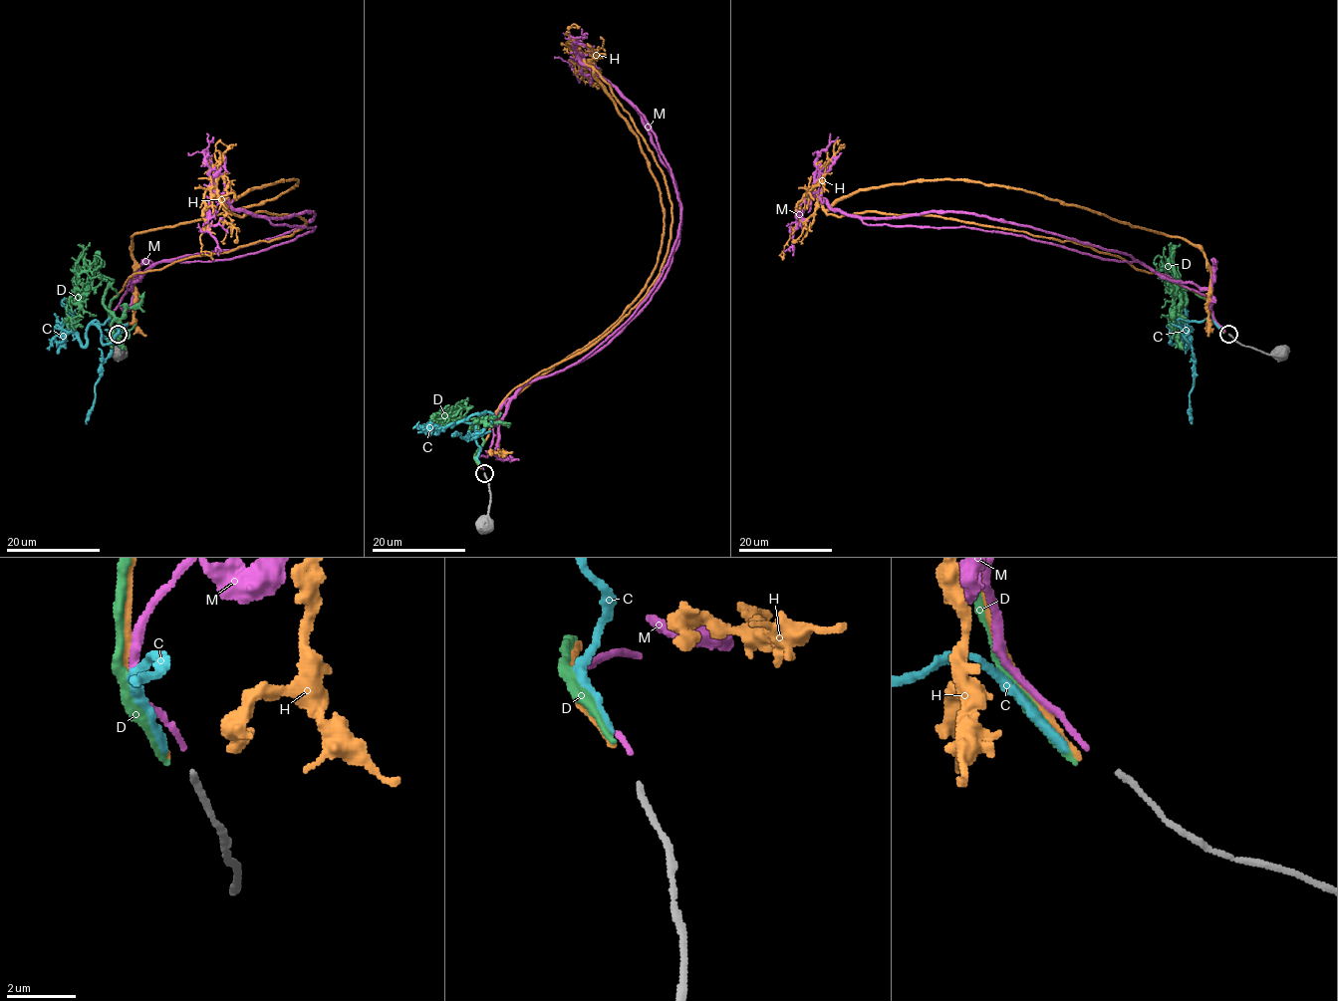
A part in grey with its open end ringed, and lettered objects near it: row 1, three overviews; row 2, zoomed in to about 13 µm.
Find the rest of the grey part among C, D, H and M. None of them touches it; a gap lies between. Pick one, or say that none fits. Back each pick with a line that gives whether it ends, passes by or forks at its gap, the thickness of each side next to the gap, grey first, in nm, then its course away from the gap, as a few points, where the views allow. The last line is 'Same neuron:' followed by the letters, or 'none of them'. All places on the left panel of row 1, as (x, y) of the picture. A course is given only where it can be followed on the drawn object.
M: it ends; calibres 160 and 130 nm; course (118, 331), (112, 312), (127, 287), (158, 262), (234, 259), (315, 228), (217, 199), (204, 154), (213, 137)
Same neuron: M

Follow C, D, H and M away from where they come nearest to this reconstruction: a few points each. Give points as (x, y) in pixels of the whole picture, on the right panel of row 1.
C: (1222, 331), (1208, 318), (1180, 320), (1174, 344), (1168, 325), (1178, 327), (1192, 349), (1191, 423)
D: (1223, 334), (1209, 304), (1185, 289), (1175, 271), (1175, 294), (1170, 252), (1180, 243)
H: (1223, 332), (1195, 291), (1071, 241), (826, 212), (860, 189), (960, 179), (1183, 237), (1210, 273), (1207, 335)
M: (1224, 331), (1209, 298), (1141, 262), (976, 228), (867, 225), (835, 211), (813, 193), (817, 154), (838, 137)

